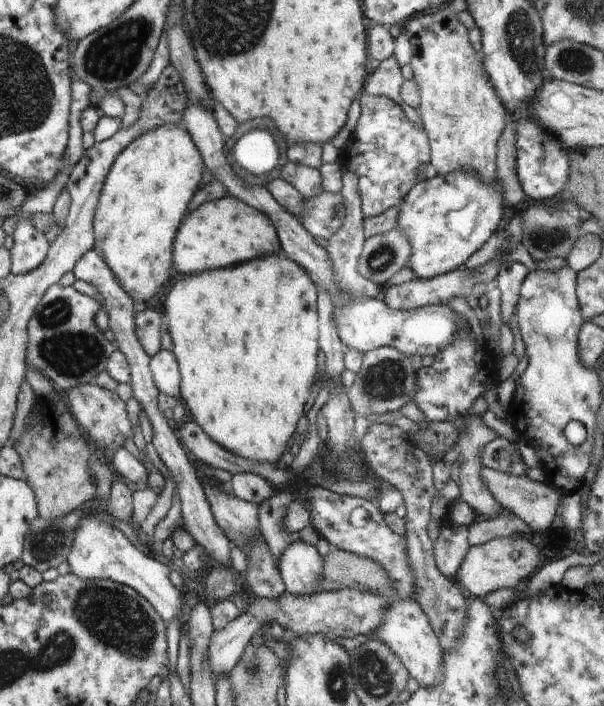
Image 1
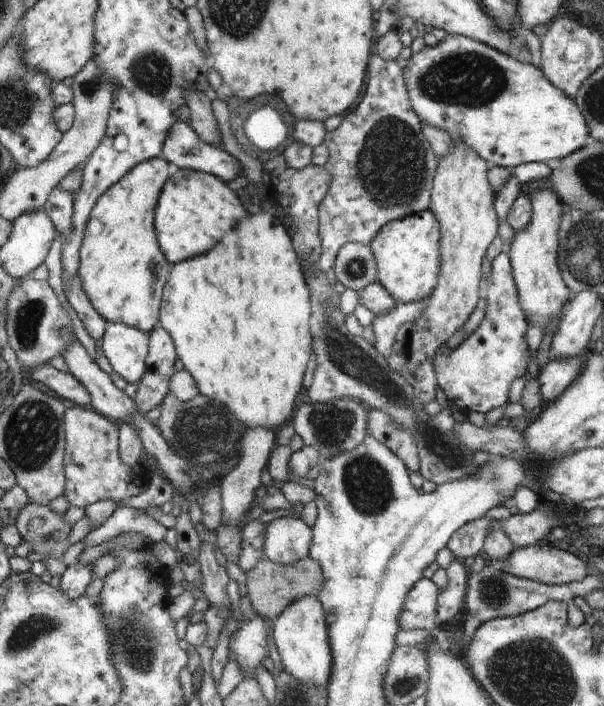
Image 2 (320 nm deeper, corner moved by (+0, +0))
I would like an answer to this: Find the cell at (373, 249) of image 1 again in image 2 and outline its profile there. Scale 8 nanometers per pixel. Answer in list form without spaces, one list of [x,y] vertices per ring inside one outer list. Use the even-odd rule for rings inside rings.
[[[361,243],[342,246],[334,260],[334,268],[342,289],[360,291],[378,280],[374,254],[370,246]]]

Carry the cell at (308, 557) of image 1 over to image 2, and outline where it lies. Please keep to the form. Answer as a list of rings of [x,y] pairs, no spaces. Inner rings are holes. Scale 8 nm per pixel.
[[[274,518],[266,523],[263,552],[271,562],[294,564],[309,557],[312,530],[301,518]]]

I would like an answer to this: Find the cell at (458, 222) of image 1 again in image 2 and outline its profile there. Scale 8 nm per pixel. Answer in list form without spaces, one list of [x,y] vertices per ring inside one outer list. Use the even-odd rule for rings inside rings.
[[[429,210],[391,221],[370,242],[376,260],[377,282],[401,304],[430,298],[440,278],[439,225]]]

